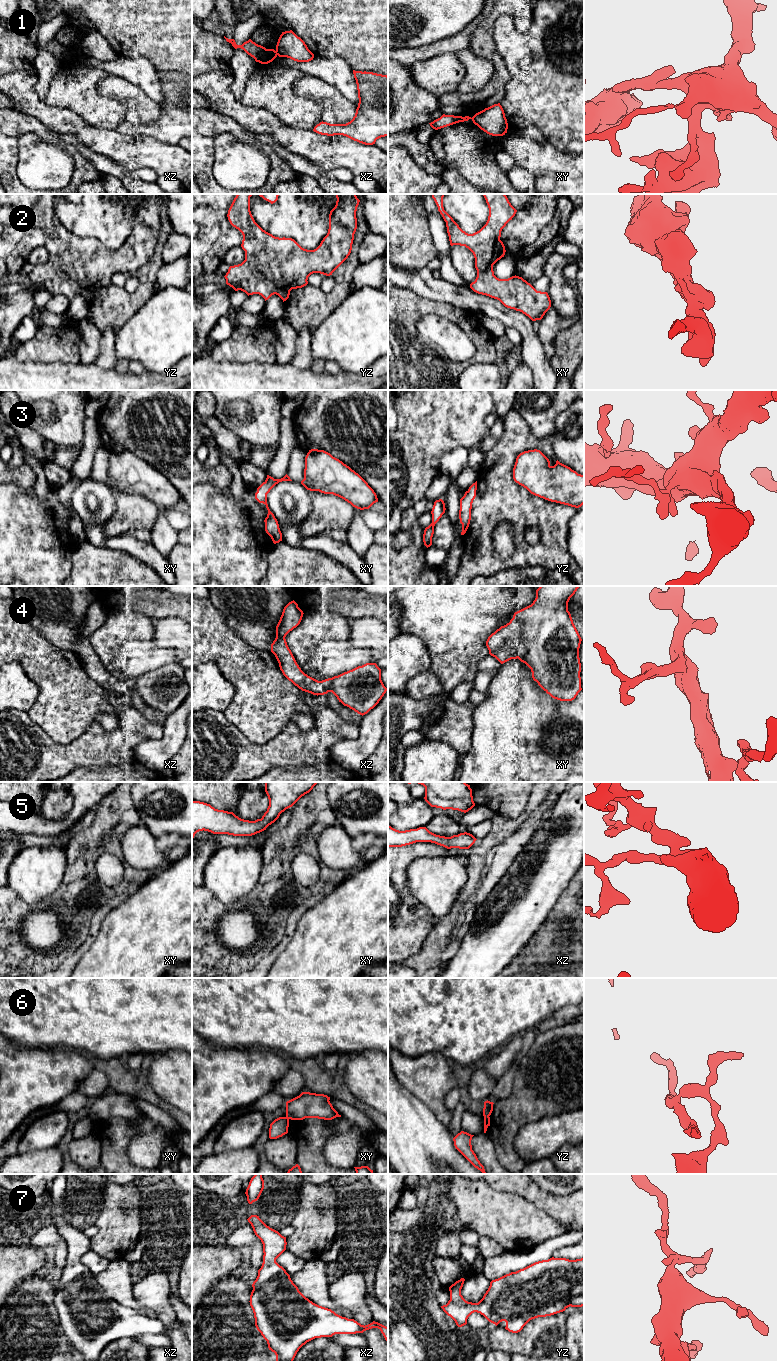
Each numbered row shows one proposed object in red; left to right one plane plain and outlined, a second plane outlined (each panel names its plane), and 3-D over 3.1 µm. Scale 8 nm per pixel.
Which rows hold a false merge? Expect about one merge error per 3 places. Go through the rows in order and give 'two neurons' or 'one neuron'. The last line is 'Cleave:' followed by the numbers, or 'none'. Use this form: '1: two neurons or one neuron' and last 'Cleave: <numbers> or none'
1: two neurons
2: one neuron
3: one neuron
4: one neuron
5: one neuron
6: two neurons
7: one neuron
Cleave: 1, 6

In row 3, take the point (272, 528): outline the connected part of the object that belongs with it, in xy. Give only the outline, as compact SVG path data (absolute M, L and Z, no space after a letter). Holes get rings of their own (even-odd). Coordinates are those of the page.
M286 474L281 479L274 479L273 477L267 475L266 480L257 488L257 492L255 493L255 499L259 503L263 503L266 505L268 510L267 517L265 518L265 531L271 537L274 544L282 541L282 533L279 528L279 524L274 514L270 511L267 504L267 494L270 490L279 482L282 481L292 481L290 477Z

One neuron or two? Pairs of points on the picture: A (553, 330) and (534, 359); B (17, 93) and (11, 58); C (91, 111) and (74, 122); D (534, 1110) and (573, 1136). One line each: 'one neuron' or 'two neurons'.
A: two neurons
B: two neurons
C: two neurons
D: two neurons

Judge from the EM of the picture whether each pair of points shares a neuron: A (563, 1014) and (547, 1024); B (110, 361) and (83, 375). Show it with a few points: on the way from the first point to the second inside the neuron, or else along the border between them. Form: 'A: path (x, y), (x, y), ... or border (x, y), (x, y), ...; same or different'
A: path (559, 1018), (551, 1022); same
B: border (94, 363), (104, 369), (114, 368); different

